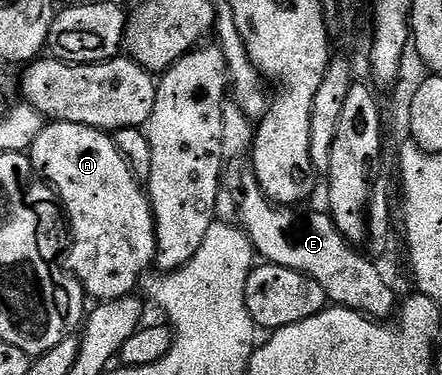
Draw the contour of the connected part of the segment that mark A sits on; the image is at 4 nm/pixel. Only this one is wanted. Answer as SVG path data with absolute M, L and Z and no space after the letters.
M52 120L38 132L30 157L33 171L56 191L66 215L71 238L67 265L80 281L85 295L89 299L96 298L92 300L97 303L129 297L135 291L132 289L139 284L140 277L148 269L151 271L156 261L156 221L141 179L133 176L131 168L112 142L112 134L86 124Z

